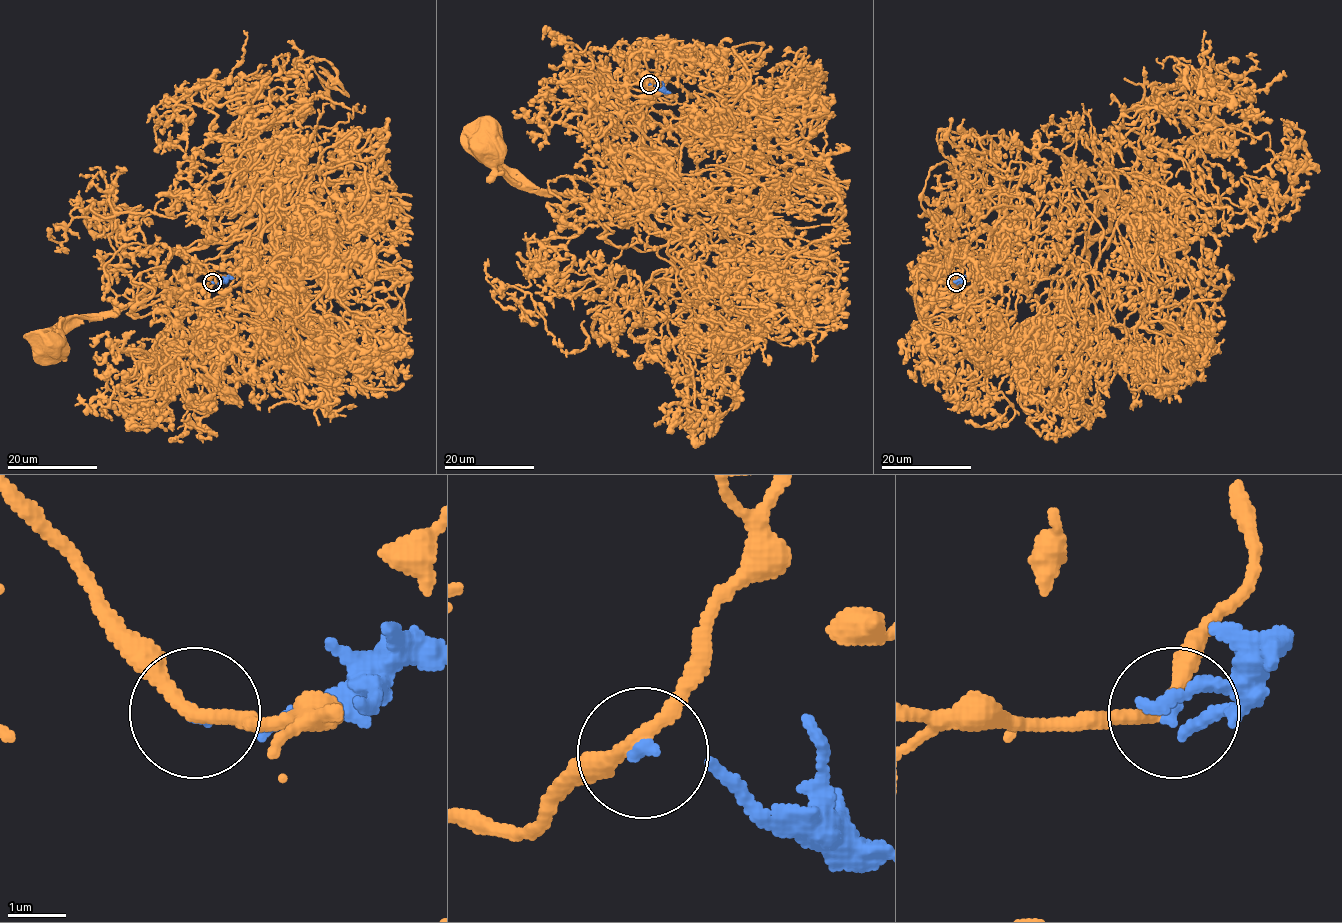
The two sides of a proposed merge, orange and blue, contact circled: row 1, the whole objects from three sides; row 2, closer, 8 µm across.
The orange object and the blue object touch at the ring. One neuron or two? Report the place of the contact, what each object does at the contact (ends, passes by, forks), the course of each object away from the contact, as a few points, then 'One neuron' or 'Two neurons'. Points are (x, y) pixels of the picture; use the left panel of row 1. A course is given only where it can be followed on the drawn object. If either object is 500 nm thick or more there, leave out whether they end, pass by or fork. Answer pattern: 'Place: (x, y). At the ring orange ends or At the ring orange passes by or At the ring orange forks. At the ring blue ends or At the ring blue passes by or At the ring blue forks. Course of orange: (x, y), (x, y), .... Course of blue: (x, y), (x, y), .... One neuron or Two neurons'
Place: (212, 282). At the ring orange passes by. At the ring blue ends. Course of orange: (213, 282), (174, 248), (249, 240), (261, 196), (296, 166), (126, 305), (71, 316), (45, 342). Course of blue: (213, 282), (219, 283), (233, 278). Two neurons

